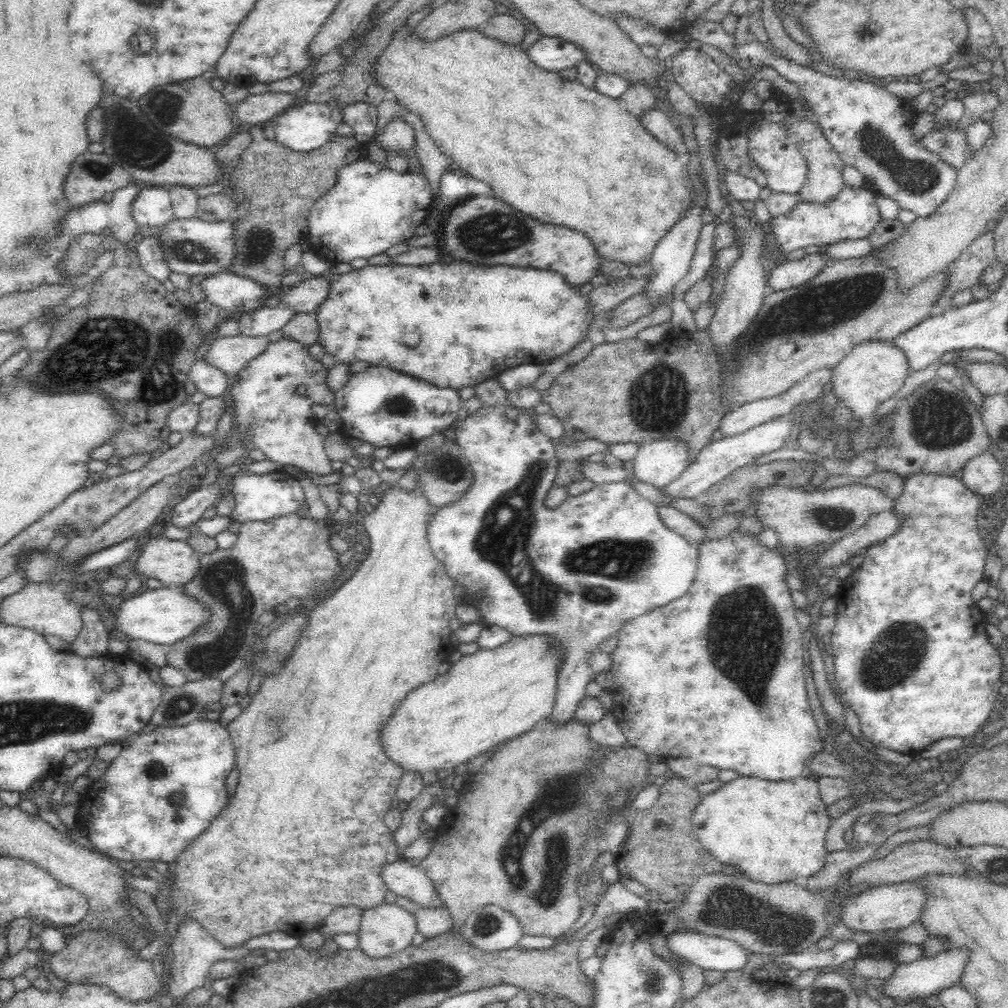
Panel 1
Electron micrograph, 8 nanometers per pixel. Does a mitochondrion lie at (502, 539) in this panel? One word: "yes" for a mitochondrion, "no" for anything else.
yes

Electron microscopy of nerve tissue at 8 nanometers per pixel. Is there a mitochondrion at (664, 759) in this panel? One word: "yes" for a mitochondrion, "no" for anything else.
no

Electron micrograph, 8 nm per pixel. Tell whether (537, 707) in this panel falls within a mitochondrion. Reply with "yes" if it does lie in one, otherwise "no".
no

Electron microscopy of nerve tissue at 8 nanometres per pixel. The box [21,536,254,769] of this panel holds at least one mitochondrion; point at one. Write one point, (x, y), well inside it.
(178, 706)

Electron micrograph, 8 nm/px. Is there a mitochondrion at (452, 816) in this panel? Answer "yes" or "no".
no

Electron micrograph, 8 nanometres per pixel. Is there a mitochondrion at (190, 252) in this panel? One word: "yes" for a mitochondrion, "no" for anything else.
yes

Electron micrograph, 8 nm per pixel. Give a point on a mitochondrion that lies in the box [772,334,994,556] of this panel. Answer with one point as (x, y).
(936, 418)

